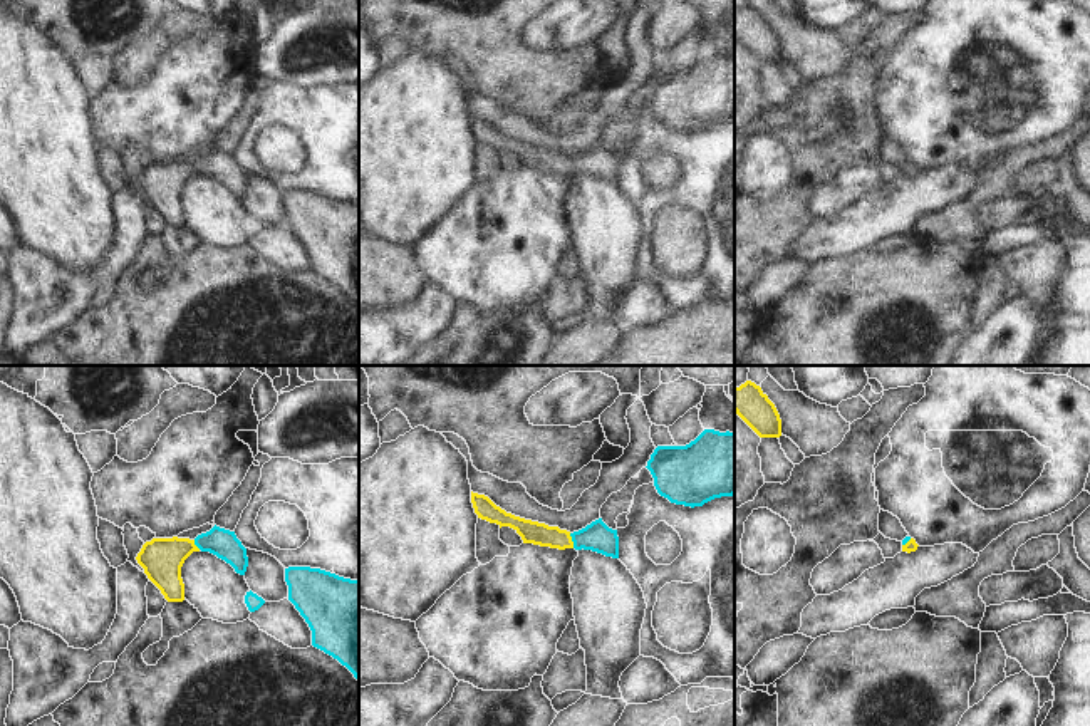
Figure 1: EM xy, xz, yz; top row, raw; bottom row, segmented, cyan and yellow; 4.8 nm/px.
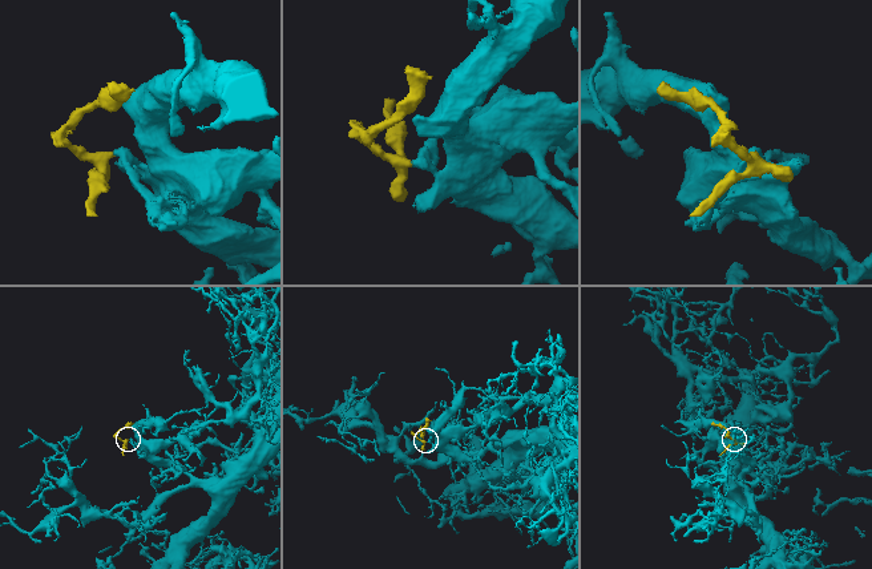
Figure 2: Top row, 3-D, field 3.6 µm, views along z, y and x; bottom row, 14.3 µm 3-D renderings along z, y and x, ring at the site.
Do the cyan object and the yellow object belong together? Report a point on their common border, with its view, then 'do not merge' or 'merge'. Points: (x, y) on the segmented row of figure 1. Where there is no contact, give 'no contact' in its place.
contact xz (572, 540); merge

